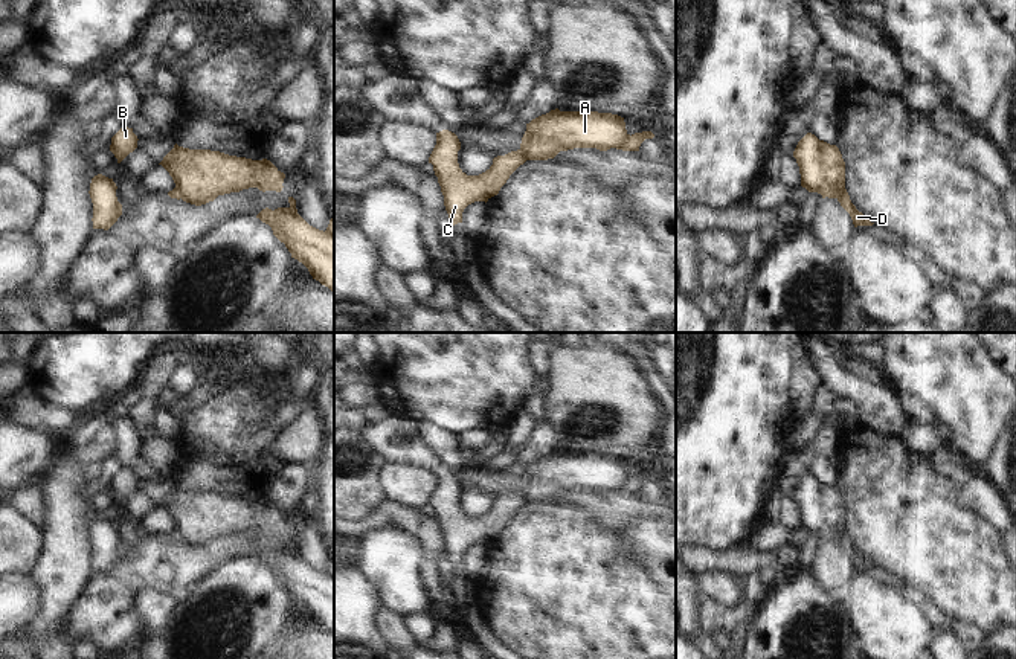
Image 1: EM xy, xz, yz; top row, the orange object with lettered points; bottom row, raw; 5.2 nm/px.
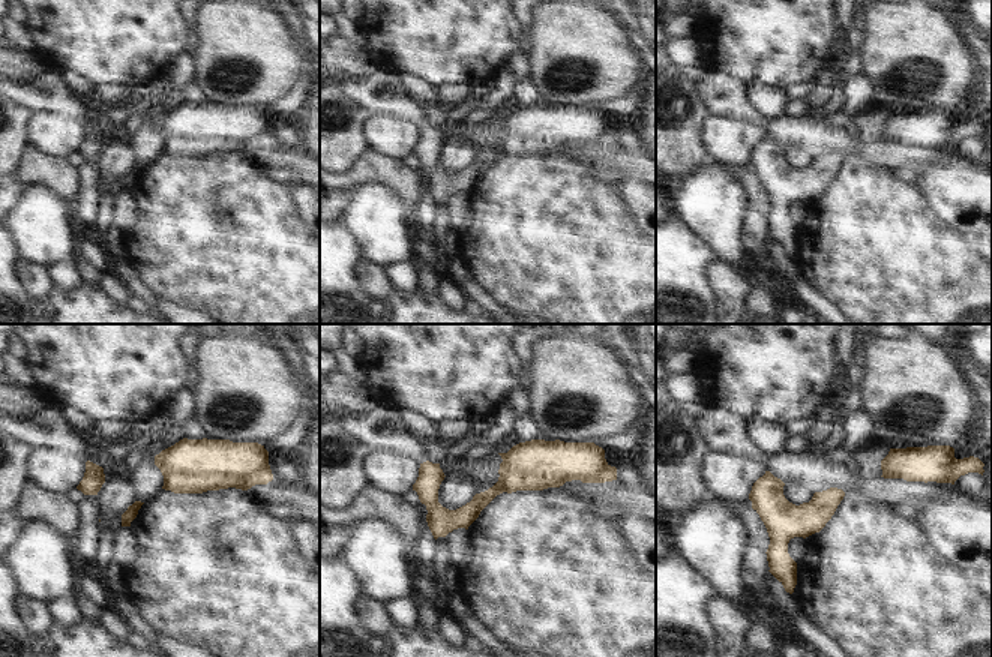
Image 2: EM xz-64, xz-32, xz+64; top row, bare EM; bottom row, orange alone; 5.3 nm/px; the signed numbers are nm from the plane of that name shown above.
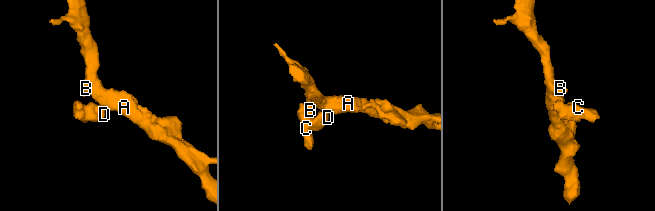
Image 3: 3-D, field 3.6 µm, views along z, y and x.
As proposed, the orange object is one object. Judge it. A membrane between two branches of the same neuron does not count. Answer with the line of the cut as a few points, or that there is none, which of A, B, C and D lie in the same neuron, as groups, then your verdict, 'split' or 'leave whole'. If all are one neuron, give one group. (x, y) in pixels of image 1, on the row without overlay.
yz (845, 531), (836, 539) | A B / C D | split

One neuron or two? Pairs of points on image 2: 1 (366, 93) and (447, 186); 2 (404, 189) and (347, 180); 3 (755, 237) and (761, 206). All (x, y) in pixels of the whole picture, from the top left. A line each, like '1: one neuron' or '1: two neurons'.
1: one neuron
2: one neuron
3: two neurons

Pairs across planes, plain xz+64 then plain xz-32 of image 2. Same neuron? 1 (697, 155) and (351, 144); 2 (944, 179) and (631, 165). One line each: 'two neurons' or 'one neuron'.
1: one neuron
2: two neurons

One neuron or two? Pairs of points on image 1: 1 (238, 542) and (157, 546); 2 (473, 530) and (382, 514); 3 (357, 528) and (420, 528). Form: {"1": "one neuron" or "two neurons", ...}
{"1": "one neuron", "2": "two neurons", "3": "one neuron"}

